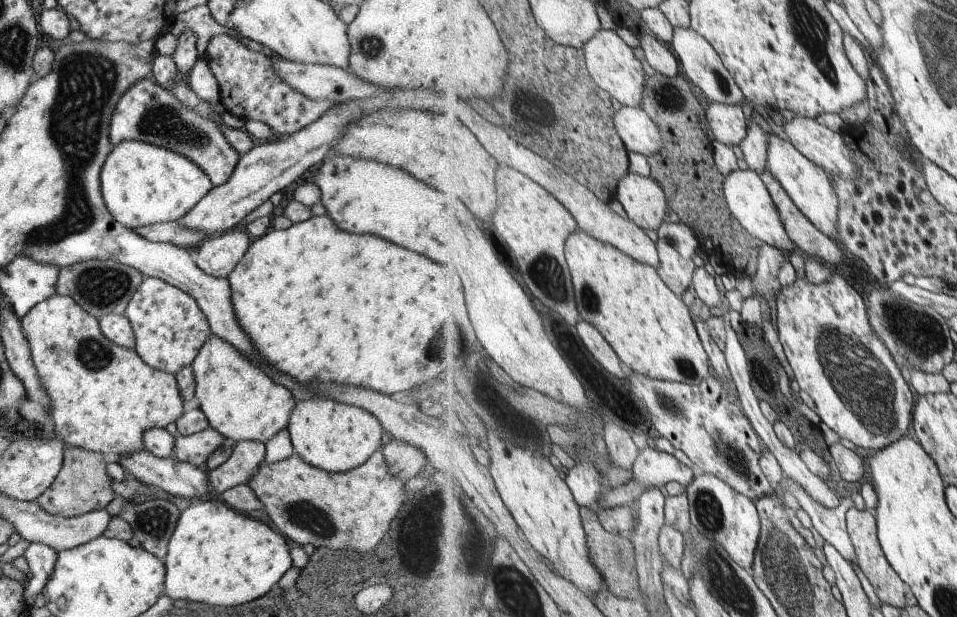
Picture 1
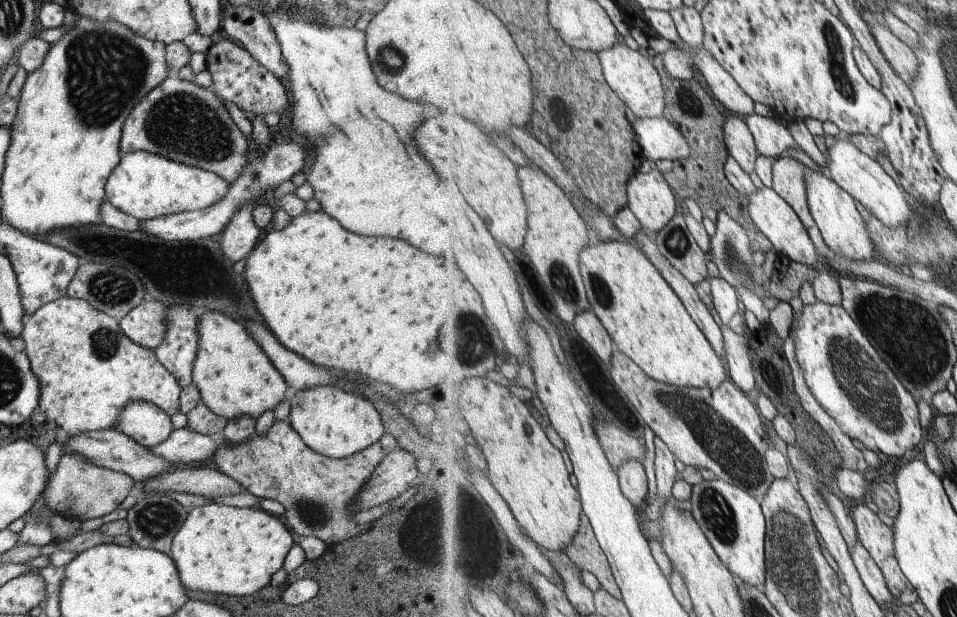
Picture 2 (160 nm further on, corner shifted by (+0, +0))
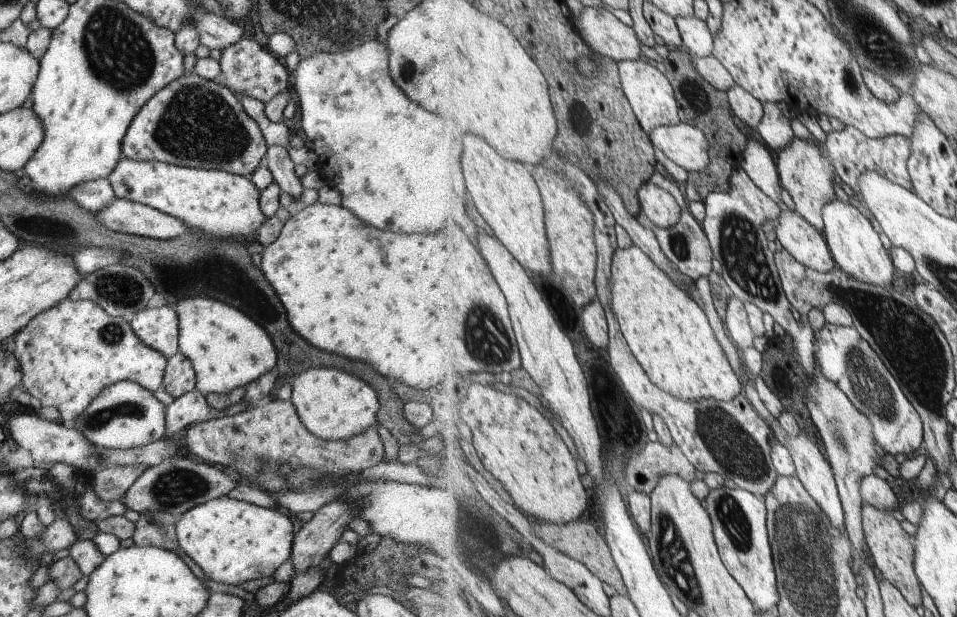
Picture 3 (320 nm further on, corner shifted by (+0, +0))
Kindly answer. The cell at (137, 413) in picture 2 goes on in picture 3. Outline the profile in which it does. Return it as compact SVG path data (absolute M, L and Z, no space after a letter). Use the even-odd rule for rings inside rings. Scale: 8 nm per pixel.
M115 382L113 386L107 386L107 390L93 398L93 402L89 402L85 412L81 412L74 422L73 428L94 446L121 450L146 446L162 439L168 426L163 404L135 382Z

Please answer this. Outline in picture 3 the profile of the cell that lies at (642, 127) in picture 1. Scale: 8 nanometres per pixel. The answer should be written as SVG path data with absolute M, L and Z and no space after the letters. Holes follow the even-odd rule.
M691 124L661 126L651 134L654 146L673 163L689 172L703 172L711 162L709 140Z

